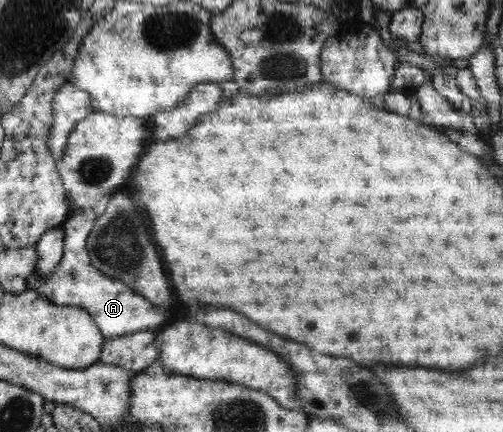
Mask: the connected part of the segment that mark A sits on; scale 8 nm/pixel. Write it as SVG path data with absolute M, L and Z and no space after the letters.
M84 209L82 213L69 217L64 222L64 255L61 263L57 265L55 273L40 279L36 271L28 279L28 288L47 296L54 304L64 306L79 306L85 308L97 327L103 332L103 337L114 338L125 334L132 334L139 330L154 329L165 321L165 311L151 305L149 300L141 297L133 289L121 281L107 277L93 264L86 244L93 231L97 213L92 209Z

